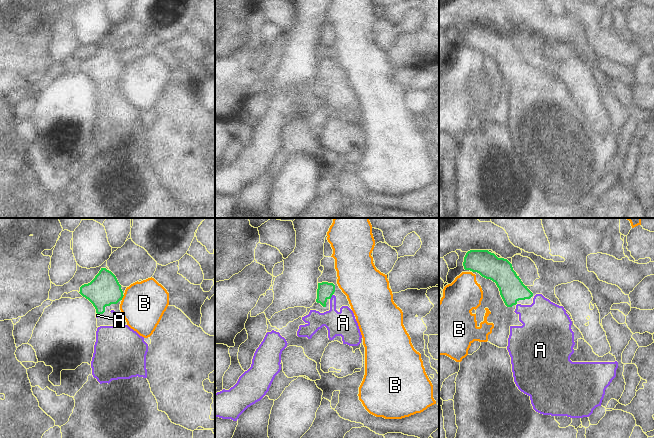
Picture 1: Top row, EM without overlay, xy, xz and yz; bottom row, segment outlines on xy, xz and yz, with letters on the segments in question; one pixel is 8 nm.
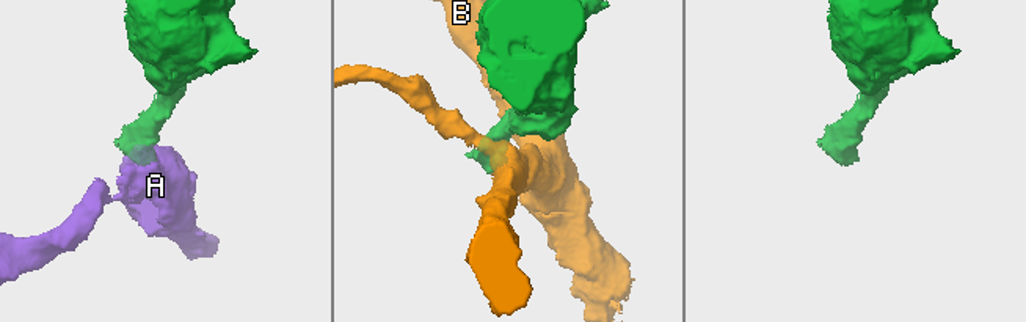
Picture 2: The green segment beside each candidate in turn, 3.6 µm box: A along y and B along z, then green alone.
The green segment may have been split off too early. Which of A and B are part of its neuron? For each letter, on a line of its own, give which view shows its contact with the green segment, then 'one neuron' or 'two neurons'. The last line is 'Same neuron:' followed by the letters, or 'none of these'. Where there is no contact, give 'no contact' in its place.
A: meets green in xz; one neuron
B: meets green in xy; two neurons
Same neuron: A

